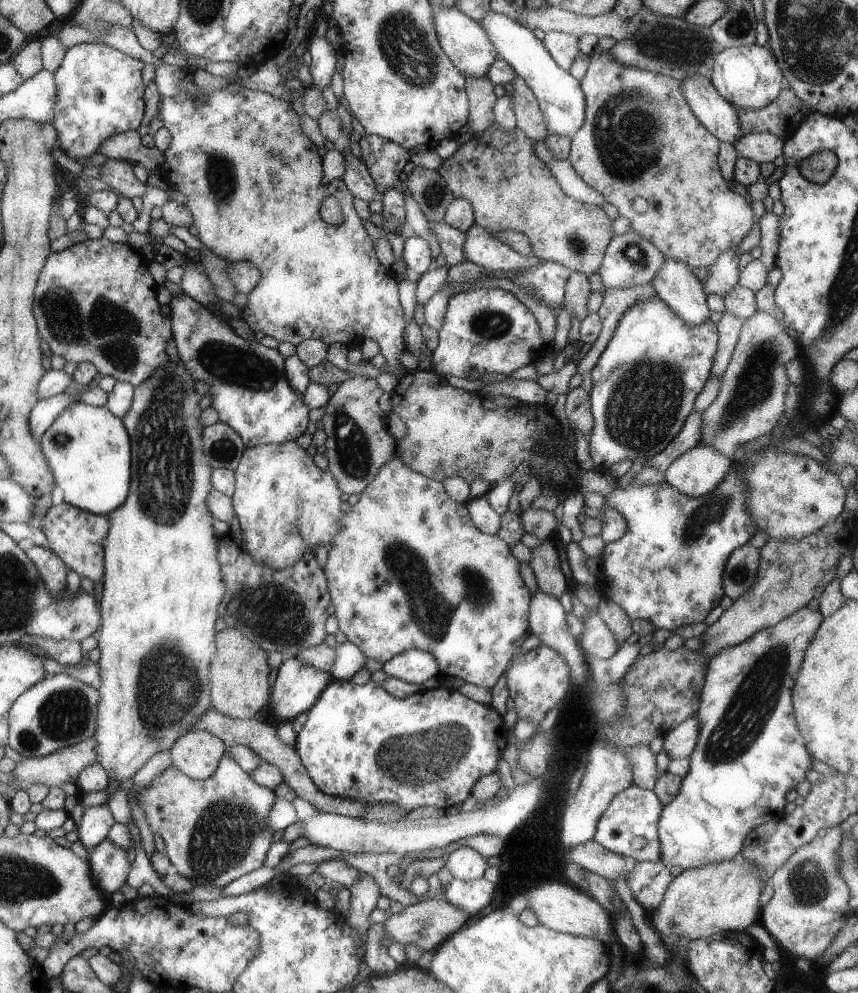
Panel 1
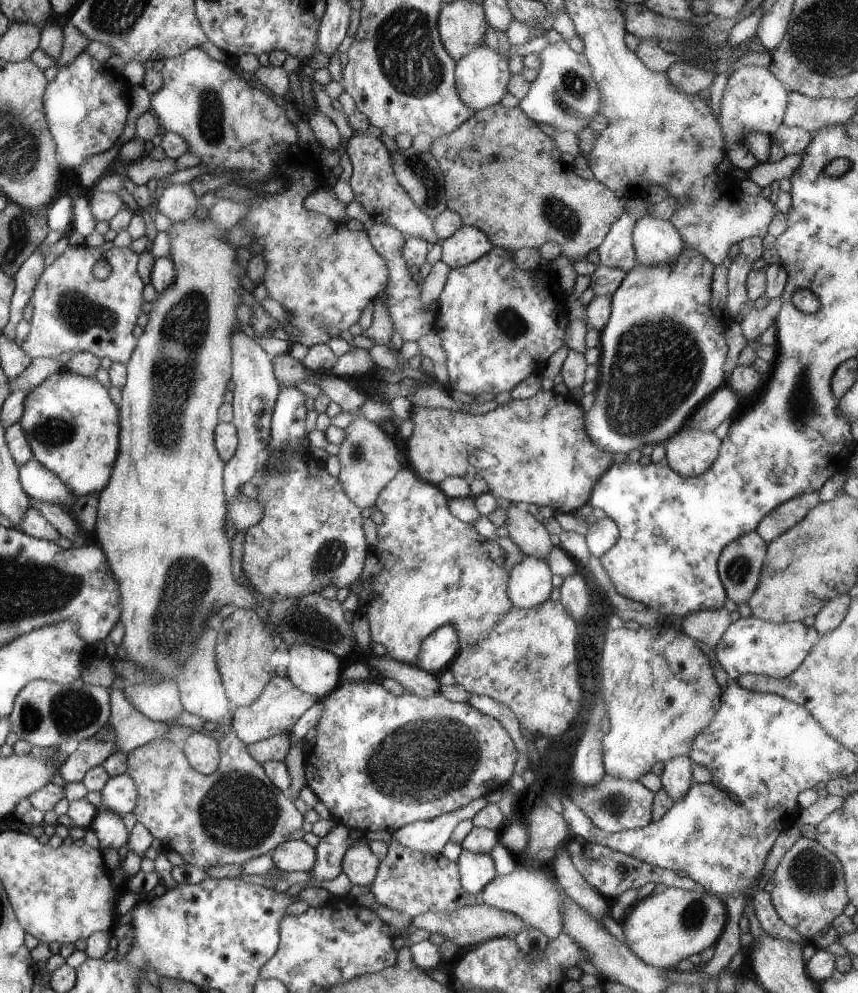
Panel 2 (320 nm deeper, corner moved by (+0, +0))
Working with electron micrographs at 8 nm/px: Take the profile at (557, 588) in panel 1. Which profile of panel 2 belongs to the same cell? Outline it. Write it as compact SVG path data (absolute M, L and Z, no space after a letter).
M512 503L506 512L505 527L512 542L524 555L532 555L547 562L546 556L554 546L543 522L533 516L525 505Z

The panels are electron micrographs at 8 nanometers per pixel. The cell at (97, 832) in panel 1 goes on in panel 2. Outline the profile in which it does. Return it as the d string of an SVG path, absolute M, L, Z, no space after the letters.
M128 773L110 777L101 792L102 809L110 809L124 816L136 808L138 789Z

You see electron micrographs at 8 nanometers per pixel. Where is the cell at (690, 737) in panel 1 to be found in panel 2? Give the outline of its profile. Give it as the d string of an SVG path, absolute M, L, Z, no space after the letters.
M689 755L679 756L665 764L661 783L666 794L677 803L688 794L693 785L692 762Z

